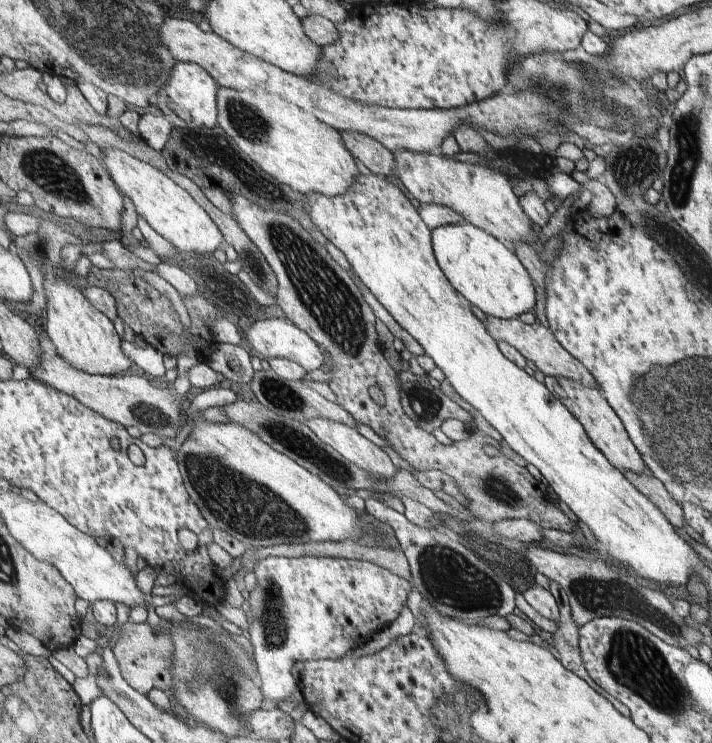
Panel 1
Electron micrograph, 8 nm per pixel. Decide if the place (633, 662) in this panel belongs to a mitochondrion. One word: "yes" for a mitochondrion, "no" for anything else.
yes

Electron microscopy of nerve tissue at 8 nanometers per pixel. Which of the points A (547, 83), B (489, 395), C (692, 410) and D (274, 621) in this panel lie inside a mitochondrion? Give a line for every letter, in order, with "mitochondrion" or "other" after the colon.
A: mitochondrion
B: other
C: mitochondrion
D: mitochondrion

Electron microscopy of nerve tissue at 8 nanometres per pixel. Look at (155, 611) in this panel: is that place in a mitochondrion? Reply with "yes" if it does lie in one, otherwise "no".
no

